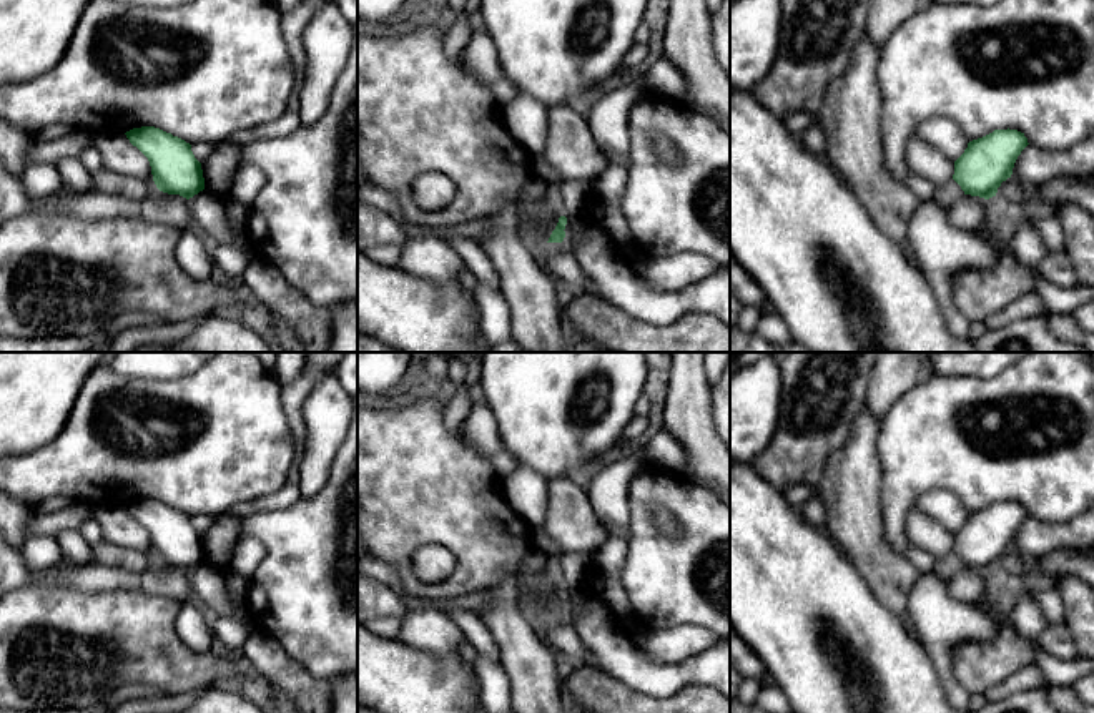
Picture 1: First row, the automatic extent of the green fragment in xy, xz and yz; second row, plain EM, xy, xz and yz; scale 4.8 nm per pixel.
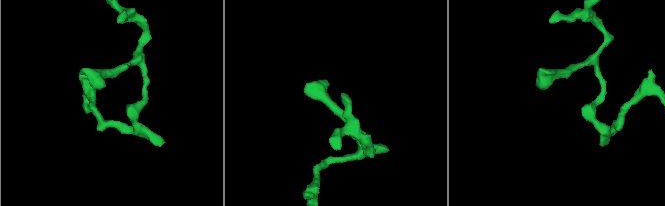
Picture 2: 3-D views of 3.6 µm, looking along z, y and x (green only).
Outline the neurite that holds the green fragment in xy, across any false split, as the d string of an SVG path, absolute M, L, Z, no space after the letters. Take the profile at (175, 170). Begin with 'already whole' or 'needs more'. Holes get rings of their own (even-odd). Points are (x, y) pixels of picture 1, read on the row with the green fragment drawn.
already whole; M155 126L133 128L125 135L148 158L160 191L190 199L205 189L201 163L190 143Z

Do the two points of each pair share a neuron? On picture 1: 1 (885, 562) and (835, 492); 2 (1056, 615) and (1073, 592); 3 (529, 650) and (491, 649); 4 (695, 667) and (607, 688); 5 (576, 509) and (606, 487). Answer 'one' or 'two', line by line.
1: one
2: two
3: two
4: two
5: two

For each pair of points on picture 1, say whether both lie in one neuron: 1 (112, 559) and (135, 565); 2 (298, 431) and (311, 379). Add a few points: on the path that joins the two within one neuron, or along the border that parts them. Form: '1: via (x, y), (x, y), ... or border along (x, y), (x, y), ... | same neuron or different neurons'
1: via (117, 559), (130, 560) | same neuron
2: via (295, 417), (295, 396), (298, 393) | same neuron

